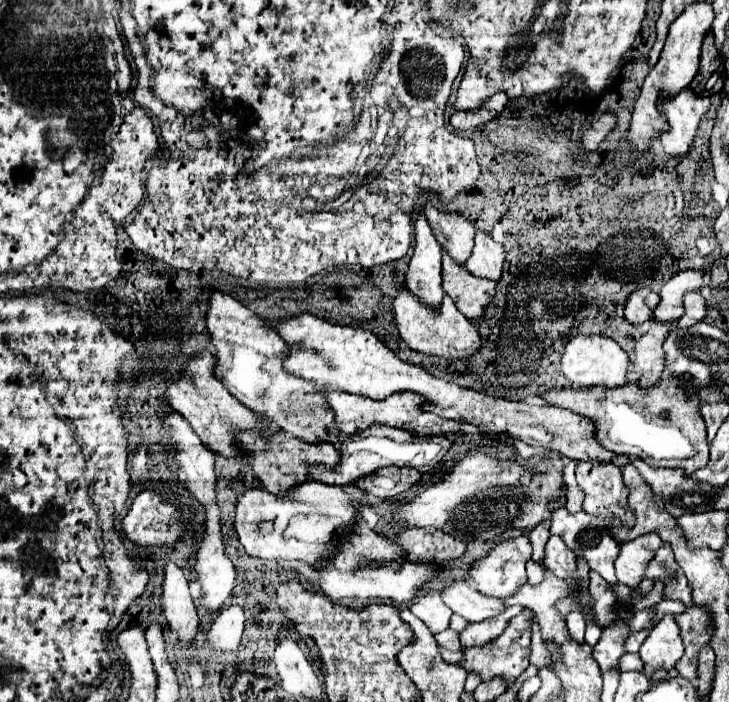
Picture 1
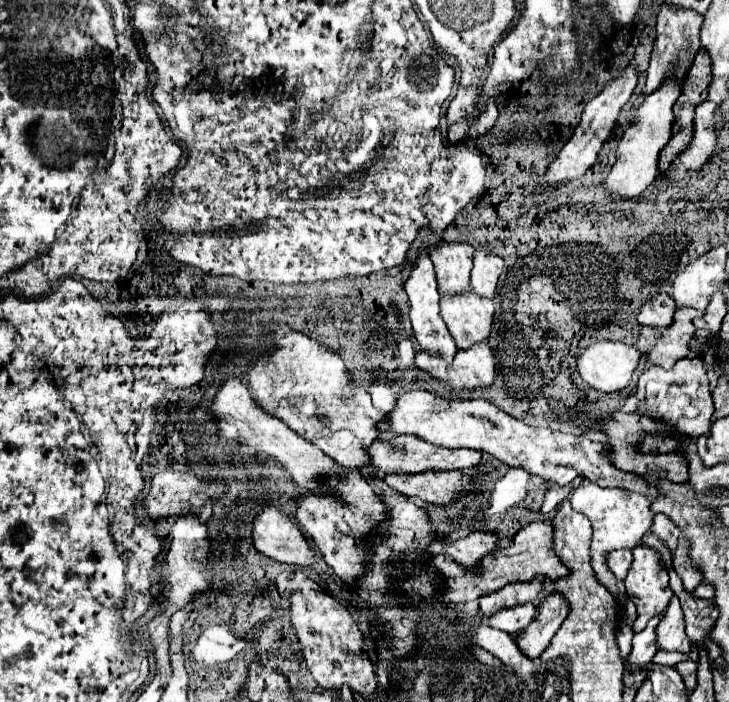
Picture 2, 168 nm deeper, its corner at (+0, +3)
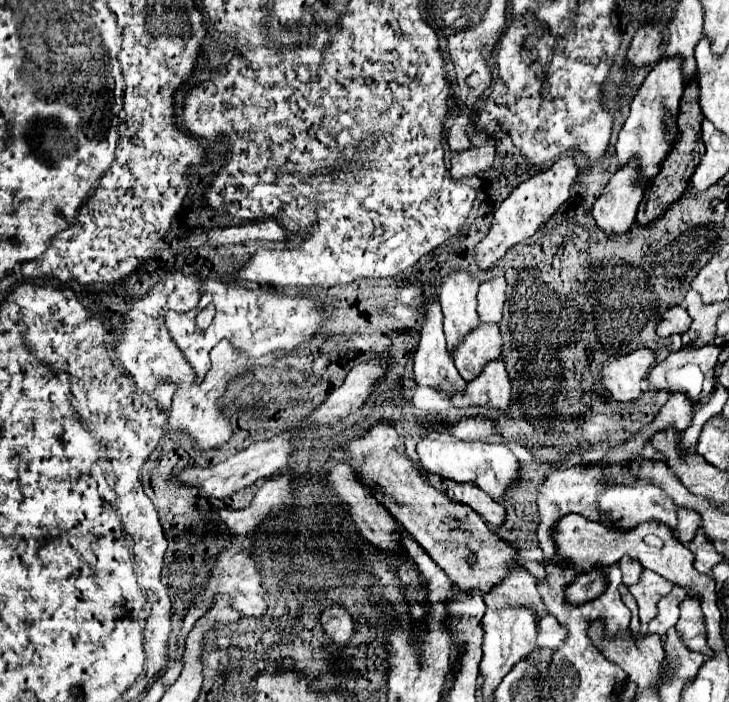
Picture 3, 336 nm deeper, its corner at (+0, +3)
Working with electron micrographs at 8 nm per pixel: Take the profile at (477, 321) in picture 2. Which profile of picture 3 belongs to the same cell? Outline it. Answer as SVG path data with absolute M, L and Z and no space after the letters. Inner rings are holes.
M480 323L458 343L458 347L452 353L452 359L456 363L458 373L466 381L472 381L488 361L500 357L500 351L502 351L502 337L498 325Z

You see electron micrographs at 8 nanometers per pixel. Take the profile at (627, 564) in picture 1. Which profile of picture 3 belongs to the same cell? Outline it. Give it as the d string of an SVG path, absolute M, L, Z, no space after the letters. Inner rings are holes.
M648 569L642 571L642 577L638 579L638 583L630 585L630 593L634 595L634 599L638 601L638 609L640 609L640 623L646 625L654 615L656 615L656 603L672 591L672 583L664 581L664 577L658 577L658 573L650 573Z

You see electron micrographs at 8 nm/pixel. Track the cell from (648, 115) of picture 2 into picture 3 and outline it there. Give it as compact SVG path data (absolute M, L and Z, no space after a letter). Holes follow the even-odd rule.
M630 159L618 169L618 173L612 175L596 205L592 207L596 225L608 235L626 233L636 221L636 211L642 201L642 193L642 169L636 165L636 159Z

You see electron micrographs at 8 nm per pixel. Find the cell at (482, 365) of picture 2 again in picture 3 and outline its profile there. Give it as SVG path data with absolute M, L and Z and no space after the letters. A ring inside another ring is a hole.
M490 361L486 369L474 379L468 381L464 393L450 395L450 401L456 407L470 407L470 405L484 405L490 409L498 409L506 413L512 397L510 377L506 377L506 369L502 361Z

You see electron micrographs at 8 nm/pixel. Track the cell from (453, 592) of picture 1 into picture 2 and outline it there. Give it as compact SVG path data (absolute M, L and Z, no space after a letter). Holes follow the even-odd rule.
M530 603L530 605L518 605L518 609L502 609L502 613L496 613L486 623L500 629L500 631L506 631L512 637L516 637L536 617L538 617L538 605Z

